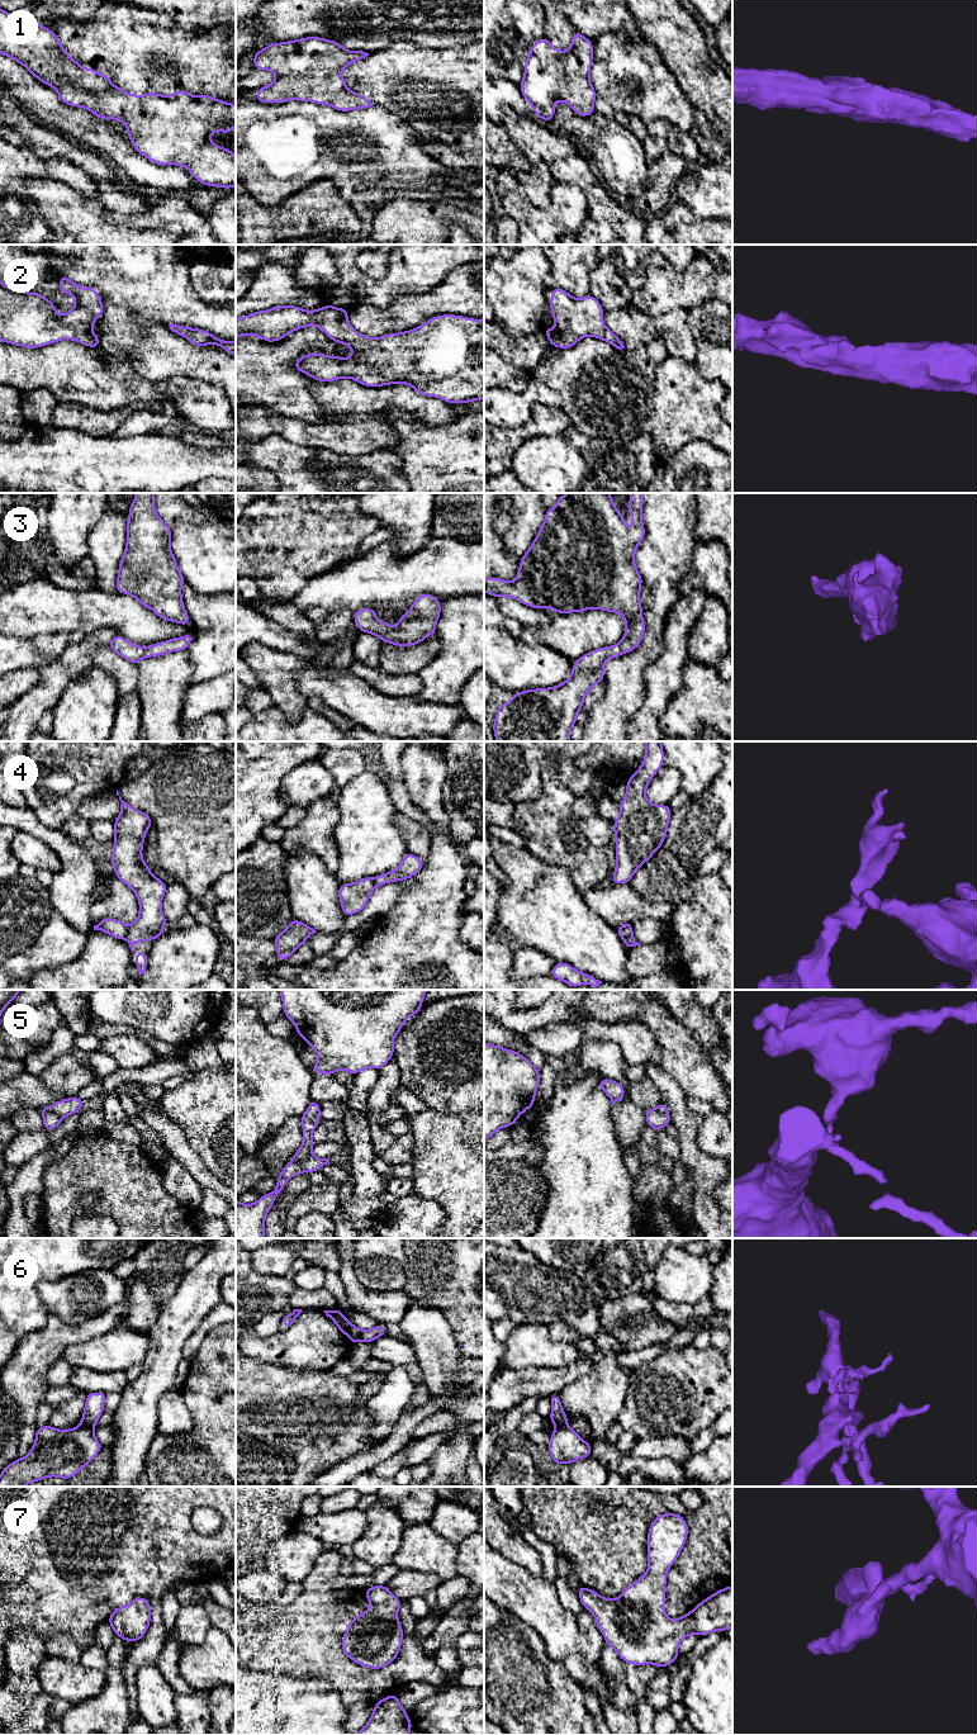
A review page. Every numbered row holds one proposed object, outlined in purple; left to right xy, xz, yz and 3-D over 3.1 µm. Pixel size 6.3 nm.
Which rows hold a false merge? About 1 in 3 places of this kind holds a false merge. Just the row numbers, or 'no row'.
4, 5, 6

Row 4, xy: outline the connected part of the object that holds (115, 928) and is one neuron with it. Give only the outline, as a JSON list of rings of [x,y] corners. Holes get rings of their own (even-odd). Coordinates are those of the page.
[[[104,918],[99,920],[99,924],[94,925],[94,930],[101,930],[115,939],[125,939],[128,934],[128,926],[114,918]]]

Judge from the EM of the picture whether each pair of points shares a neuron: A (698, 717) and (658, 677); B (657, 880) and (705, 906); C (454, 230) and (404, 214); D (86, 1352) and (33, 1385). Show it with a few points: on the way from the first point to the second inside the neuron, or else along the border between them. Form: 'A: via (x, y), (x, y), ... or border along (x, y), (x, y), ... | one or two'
A: border along (683, 664), (682, 687), (669, 700), (659, 719) | two
B: border along (697, 876), (692, 881), (692, 895), (677, 908) | two
C: border along (447, 227), (459, 224), (468, 231) | two
D: border along (89, 1340), (81, 1344), (71, 1344), (62, 1356) | two

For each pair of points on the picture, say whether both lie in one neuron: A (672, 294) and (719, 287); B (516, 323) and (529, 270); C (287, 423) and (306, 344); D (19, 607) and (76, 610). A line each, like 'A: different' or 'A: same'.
A: same
B: same
C: different
D: same

